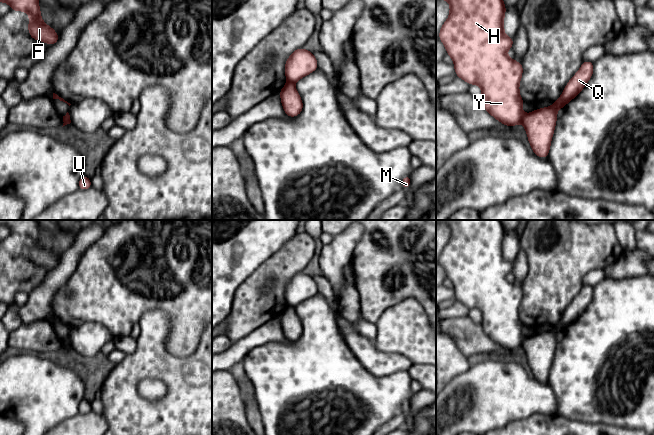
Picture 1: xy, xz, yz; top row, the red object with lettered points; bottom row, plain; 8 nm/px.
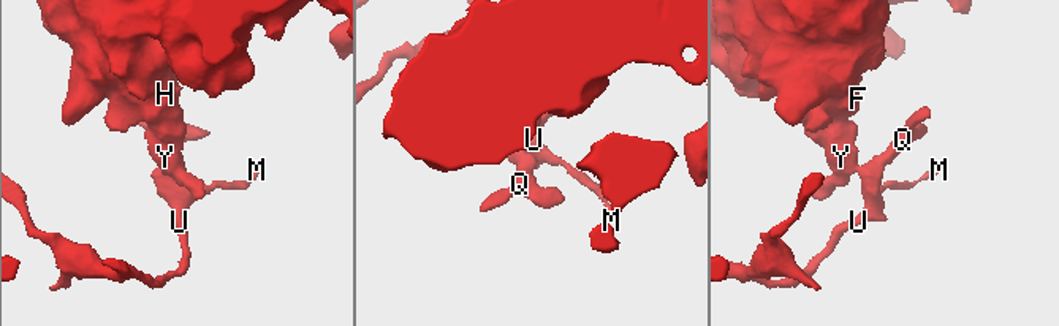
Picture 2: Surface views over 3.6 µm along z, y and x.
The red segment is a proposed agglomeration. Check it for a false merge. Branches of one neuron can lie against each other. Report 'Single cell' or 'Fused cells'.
Fused cells

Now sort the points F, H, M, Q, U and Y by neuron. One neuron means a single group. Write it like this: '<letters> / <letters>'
F H Y / M Q U

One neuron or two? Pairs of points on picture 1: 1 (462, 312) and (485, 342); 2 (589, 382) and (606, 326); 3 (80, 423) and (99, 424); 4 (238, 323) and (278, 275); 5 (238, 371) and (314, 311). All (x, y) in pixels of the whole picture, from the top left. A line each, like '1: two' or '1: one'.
1: two
2: one
3: one
4: one
5: two

